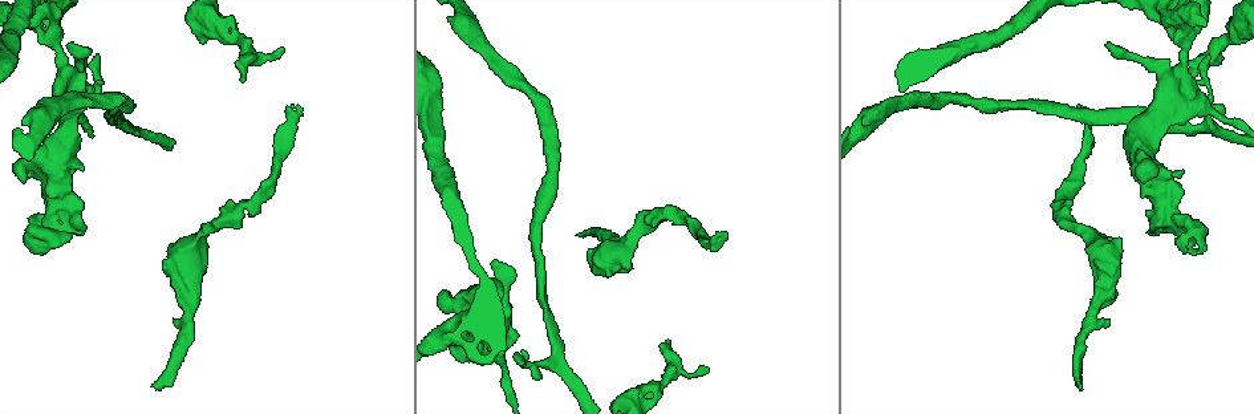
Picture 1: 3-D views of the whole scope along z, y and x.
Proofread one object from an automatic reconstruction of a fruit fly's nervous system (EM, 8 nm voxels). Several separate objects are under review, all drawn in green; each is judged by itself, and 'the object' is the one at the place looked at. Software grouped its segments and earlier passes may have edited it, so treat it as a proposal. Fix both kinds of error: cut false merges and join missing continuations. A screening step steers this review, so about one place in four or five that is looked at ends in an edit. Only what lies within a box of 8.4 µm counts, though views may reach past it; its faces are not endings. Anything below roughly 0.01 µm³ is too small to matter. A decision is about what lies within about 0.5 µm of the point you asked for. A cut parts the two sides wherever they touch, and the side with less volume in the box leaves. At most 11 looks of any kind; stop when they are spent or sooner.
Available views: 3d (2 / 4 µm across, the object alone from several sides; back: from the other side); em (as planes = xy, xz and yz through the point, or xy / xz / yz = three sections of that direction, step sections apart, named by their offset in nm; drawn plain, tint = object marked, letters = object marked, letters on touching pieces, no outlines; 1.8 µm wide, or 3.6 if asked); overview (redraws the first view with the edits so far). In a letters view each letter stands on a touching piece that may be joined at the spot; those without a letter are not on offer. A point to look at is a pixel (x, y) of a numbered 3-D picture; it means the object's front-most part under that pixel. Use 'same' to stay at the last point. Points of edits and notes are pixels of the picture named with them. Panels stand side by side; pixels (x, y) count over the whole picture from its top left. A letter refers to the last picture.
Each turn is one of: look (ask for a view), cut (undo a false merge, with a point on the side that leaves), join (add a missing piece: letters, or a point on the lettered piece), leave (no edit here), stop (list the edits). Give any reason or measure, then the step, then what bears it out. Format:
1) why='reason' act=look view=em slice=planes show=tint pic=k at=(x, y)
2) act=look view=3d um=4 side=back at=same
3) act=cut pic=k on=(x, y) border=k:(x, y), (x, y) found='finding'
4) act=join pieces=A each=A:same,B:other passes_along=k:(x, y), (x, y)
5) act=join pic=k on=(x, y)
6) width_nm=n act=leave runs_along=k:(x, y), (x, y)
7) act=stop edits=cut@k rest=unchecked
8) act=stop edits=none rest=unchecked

why='free end' act=look view=em slice=xz step=16 show=tint pic=1 at=(239, 80)

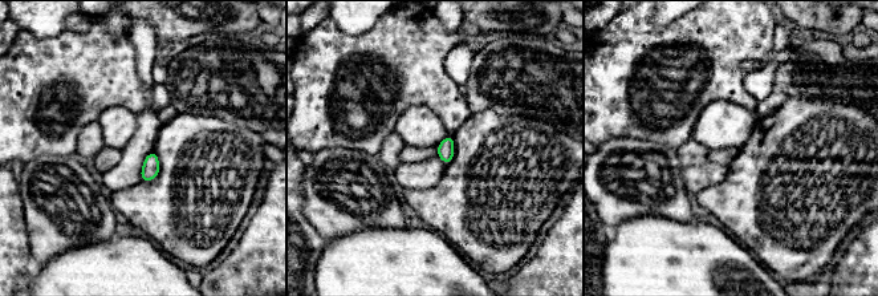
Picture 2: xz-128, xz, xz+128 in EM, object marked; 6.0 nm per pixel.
why='see the neighbours' act=look view=em slice=xz step=16 show=letters at=same

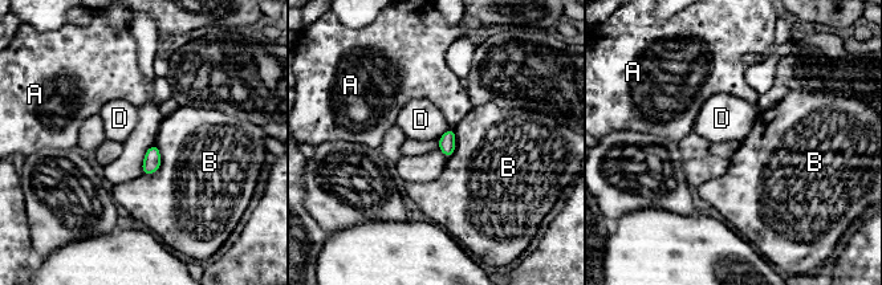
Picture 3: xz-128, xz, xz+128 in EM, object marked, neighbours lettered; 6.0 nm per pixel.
longest_contact=B:200nm act=leave each=A:other,B:other,D:other border=3:(450, 127), (438, 141) found='none of them fits'

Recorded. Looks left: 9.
why='two arms in line, one across' act=look view=em slice=xy step=4 show=tint pic=1 at=(555, 358)

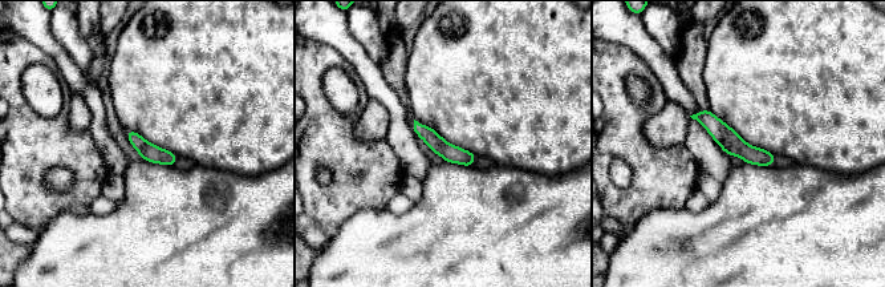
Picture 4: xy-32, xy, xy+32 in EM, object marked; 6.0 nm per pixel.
why='another direction' act=look view=em slice=planes show=letters at=same

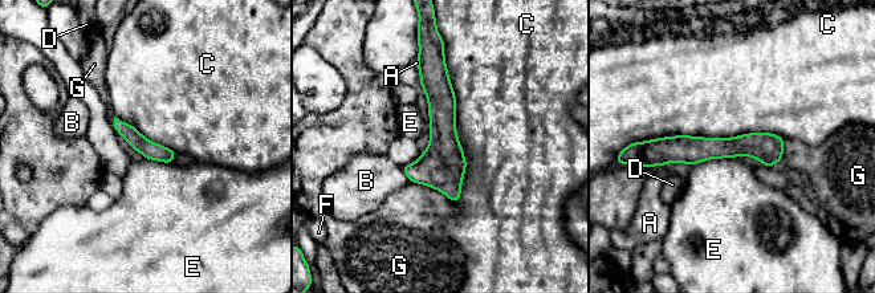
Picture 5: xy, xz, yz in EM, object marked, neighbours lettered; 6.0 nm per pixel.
longest_contact=C:900nm act=leave each=A:other,B:other,C:other,D:other,E:other,F:other,G:other border=5:(443, 55), (466, 161), (455, 203) found='continuous, no second neuron'

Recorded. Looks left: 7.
why='end of a long branch' act=look view=em slice=xy step=4 show=tint pic=1 at=(151, 385)

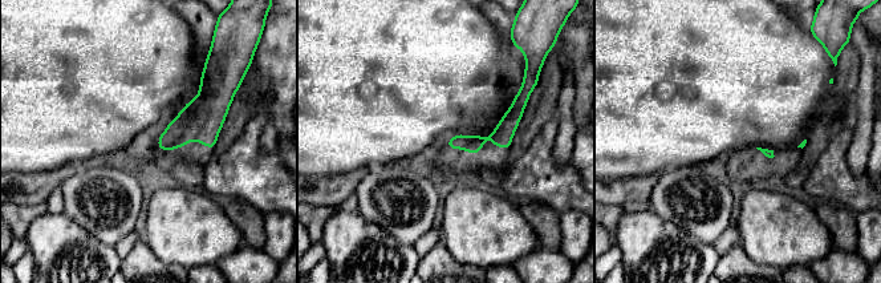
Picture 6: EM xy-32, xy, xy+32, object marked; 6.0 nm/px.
why='another direction' act=look view=em slice=planes show=tint at=same

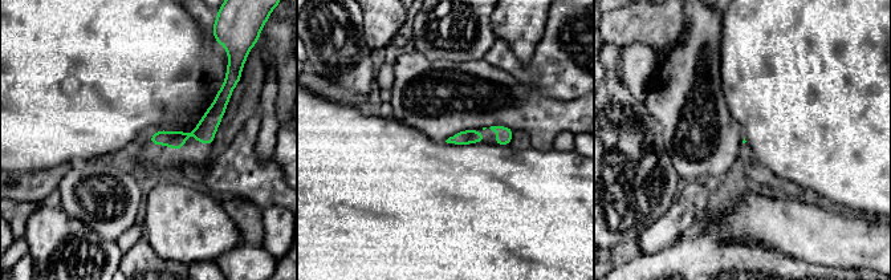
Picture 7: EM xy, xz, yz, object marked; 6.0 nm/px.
why='what lies round it' act=look view=em slice=planes show=letters at=same

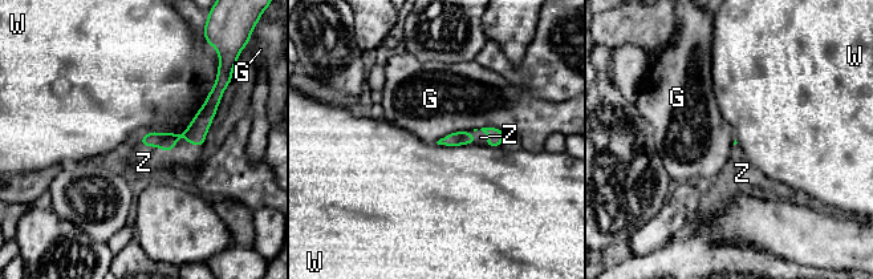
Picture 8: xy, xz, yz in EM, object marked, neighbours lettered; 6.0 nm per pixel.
act=join pieces=Z each=G:other,W:other,Z:same passes_along=8:(195, 133), (171, 148), (143, 162) found='it goes on there'

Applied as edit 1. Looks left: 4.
act=look view=overview

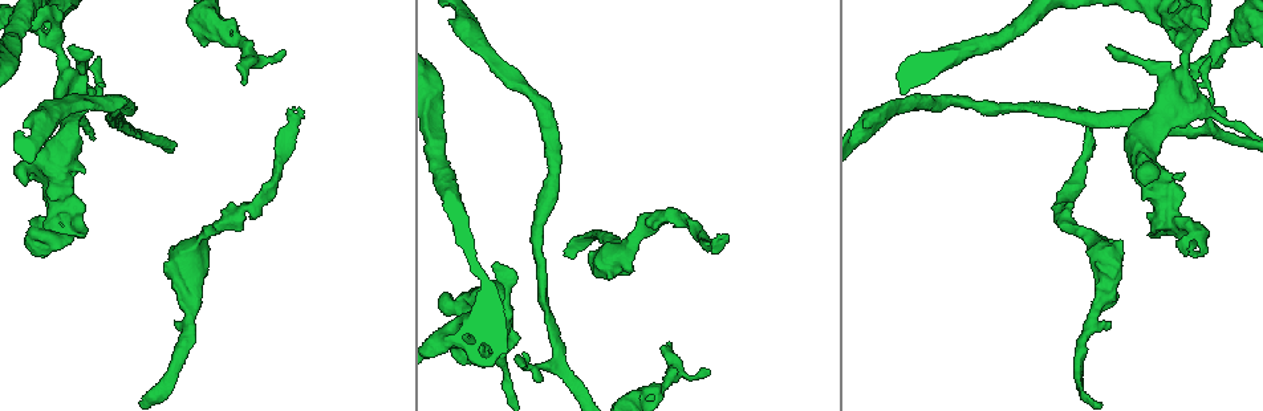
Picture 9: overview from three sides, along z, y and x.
why='branch stops here' act=look view=em slice=planes show=plain pic=9 at=(1144, 183)

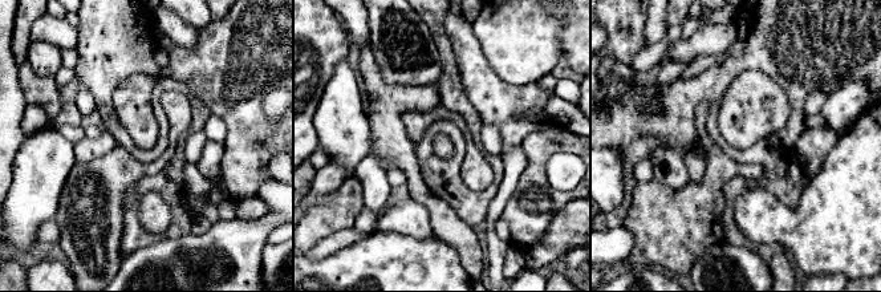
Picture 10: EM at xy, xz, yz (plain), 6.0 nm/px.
act=look view=em slice=planes show=letters at=same

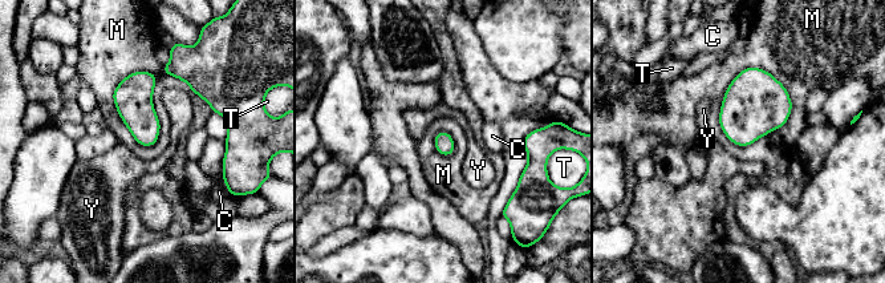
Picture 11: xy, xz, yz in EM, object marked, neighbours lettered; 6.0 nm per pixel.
act=leave each=C:other,M:other,T:other,Y:other border=11:(759, 67), (791, 113), (739, 146) found='no lettered piece goes on from it'

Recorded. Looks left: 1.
act=stop edits=join@8 rest=unchecked

